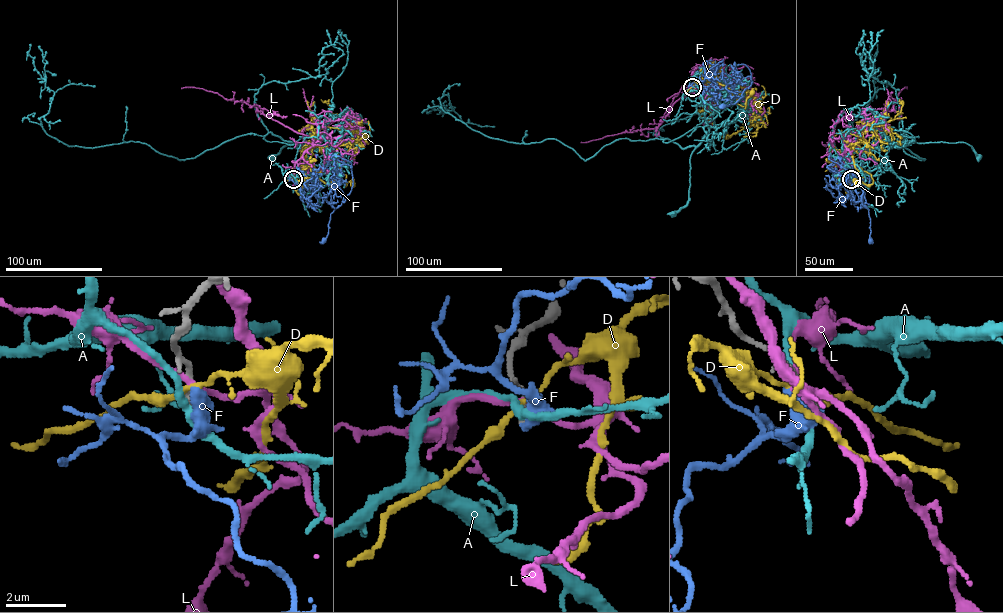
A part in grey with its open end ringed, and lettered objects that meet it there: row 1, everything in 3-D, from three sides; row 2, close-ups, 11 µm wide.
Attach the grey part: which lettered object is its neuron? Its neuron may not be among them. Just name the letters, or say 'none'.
F

